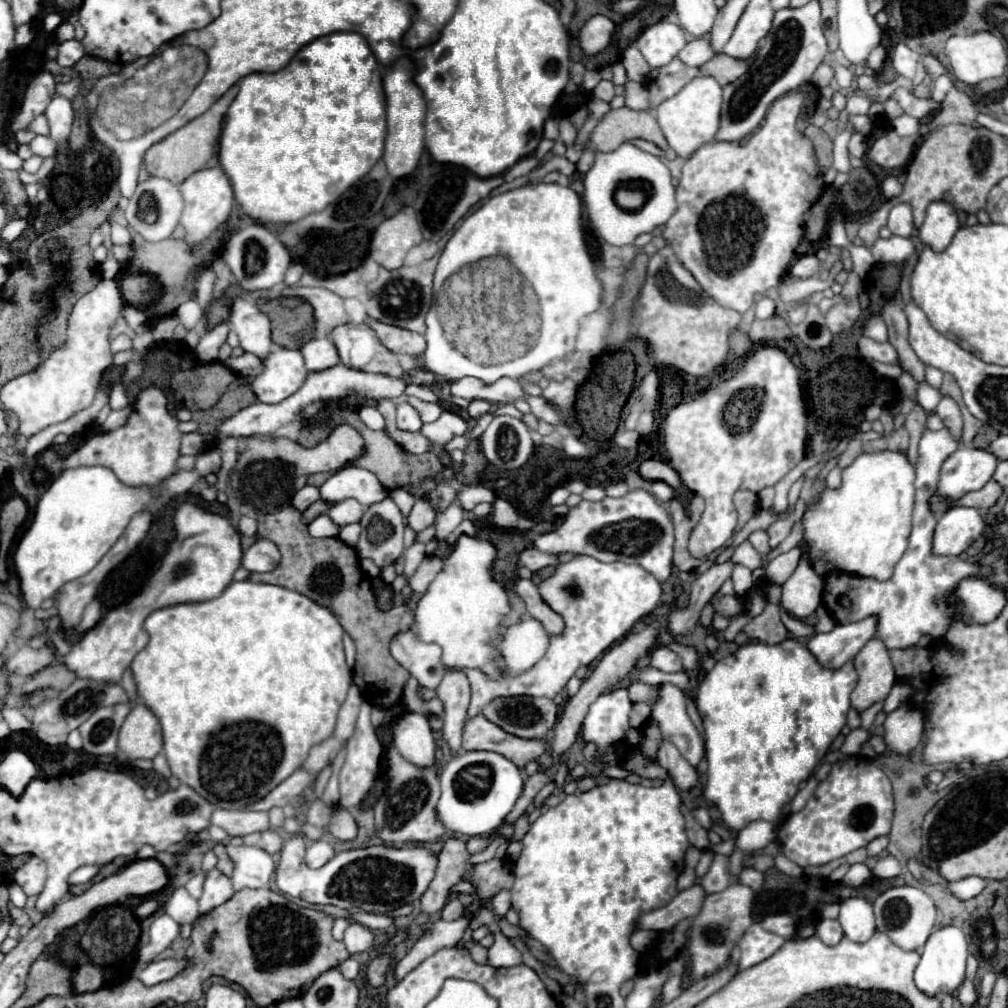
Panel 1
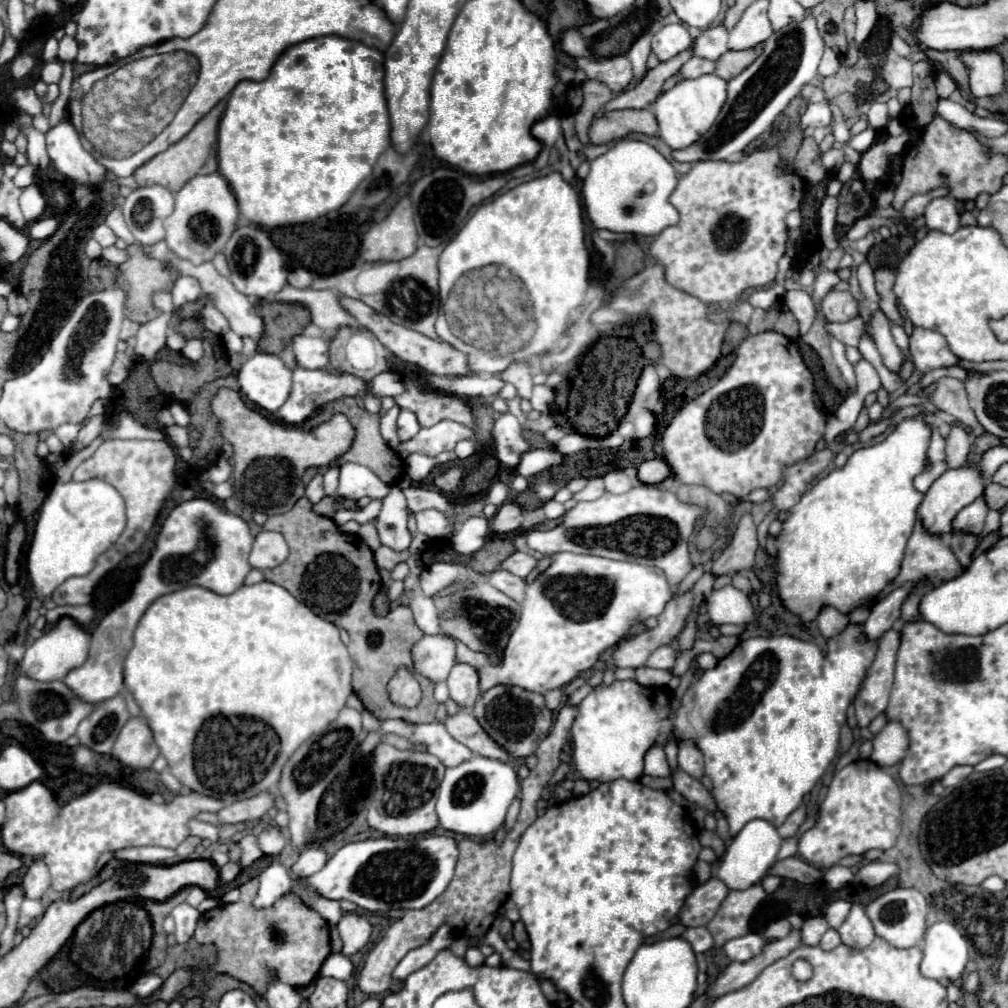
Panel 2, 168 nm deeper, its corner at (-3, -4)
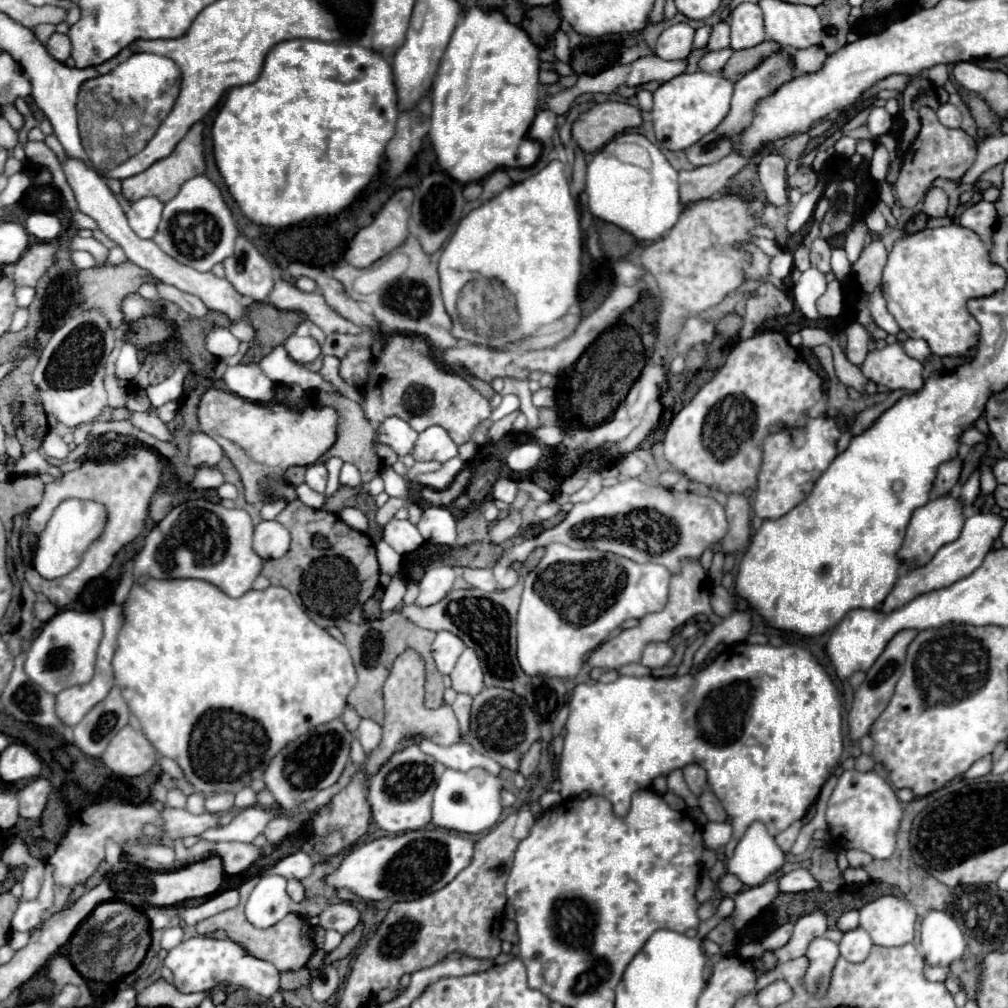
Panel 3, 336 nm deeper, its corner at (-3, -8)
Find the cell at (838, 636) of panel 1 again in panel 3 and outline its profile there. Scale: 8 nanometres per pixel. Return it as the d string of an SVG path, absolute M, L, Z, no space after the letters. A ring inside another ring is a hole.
M968 514L966 522L964 522L964 528L962 528L962 534L958 540L942 546L936 556L924 564L924 566L916 566L908 572L904 572L896 586L892 588L892 592L886 596L884 604L882 604L882 612L888 614L888 612L894 612L898 608L902 608L904 604L908 604L912 598L920 596L920 594L926 594L926 592L932 592L932 590L938 590L938 588L946 588L954 582L958 582L960 578L972 574L984 560L986 552L992 548L992 542L1000 536L1000 528L1004 526L1004 518L1000 518L998 514Z

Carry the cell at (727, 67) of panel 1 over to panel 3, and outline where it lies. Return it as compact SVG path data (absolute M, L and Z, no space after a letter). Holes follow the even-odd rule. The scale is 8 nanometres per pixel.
M766 40L754 48L746 48L746 50L738 50L730 56L730 60L726 62L722 76L730 82L740 80L740 76L744 76L746 72L750 72L752 68L756 68L764 58L768 58L772 52L776 52L776 48L780 48L776 42Z

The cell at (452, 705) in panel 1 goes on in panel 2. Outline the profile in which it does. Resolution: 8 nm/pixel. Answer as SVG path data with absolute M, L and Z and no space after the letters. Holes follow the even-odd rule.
M456 664L448 676L448 688L450 688L450 698L458 702L462 710L468 710L474 706L480 686L480 678L476 676L476 668L470 664Z

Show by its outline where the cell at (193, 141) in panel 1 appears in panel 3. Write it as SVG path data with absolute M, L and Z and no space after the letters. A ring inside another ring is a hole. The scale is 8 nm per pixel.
M204 122L194 124L194 126L188 130L188 134L180 140L180 144L174 148L174 152L172 152L170 156L158 160L158 162L152 164L148 170L144 170L144 172L140 172L140 174L136 174L136 176L130 176L130 178L122 180L122 192L124 192L124 196L126 196L130 202L132 202L132 200L140 200L140 198L144 198L144 196L156 196L156 198L162 200L162 202L172 200L172 198L178 194L180 186L182 186L186 180L198 176L198 174L204 170L204 140L202 140L202 132L204 132Z

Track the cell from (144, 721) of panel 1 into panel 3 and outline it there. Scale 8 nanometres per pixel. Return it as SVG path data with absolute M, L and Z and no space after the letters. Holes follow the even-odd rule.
M124 726L108 744L102 762L120 776L142 776L154 766L156 748L152 748L144 732Z

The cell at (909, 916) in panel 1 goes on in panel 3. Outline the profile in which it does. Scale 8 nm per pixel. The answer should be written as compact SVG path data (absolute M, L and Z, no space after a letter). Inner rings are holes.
M880 896L860 910L860 926L878 946L904 946L914 940L916 908L906 898Z

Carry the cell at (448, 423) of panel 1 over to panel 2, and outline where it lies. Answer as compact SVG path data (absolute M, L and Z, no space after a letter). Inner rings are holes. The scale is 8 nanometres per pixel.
M442 420L430 428L422 428L412 440L400 442L394 448L394 452L400 458L406 458L412 452L420 452L426 456L438 456L440 452L454 450L454 446L464 438L472 438L472 430L468 430L464 424Z

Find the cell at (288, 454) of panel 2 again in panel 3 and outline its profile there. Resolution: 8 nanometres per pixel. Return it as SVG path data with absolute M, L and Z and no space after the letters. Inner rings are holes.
M216 388L206 390L202 396L198 404L198 420L200 430L222 446L238 470L248 504L296 500L294 486L284 480L286 470L292 466L316 464L334 446L338 434L338 412L334 408L294 410L280 404L252 404L232 392Z

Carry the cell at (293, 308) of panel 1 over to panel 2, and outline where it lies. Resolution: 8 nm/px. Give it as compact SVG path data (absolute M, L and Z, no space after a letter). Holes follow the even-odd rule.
M262 300L256 312L264 320L264 336L258 342L258 350L268 354L278 354L286 348L310 322L310 312L300 304Z

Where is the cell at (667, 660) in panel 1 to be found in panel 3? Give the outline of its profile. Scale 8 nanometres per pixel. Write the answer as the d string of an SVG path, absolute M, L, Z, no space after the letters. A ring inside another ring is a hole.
M666 642L648 644L648 648L642 654L642 664L648 666L650 670L656 670L656 668L666 666L672 660L672 656L674 656L674 650Z

